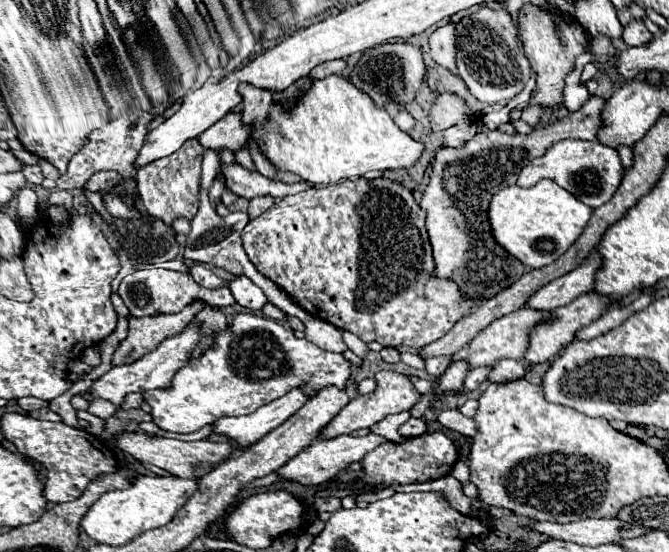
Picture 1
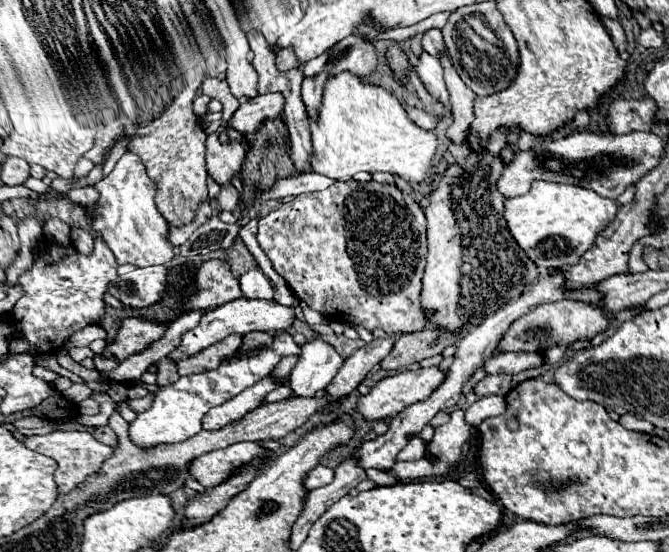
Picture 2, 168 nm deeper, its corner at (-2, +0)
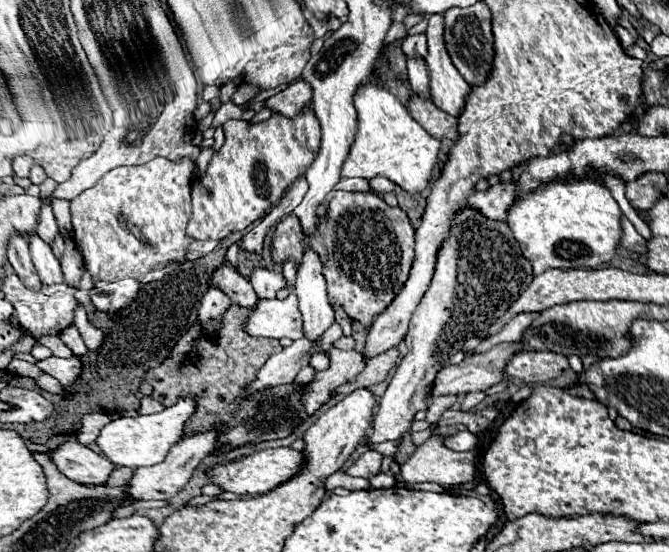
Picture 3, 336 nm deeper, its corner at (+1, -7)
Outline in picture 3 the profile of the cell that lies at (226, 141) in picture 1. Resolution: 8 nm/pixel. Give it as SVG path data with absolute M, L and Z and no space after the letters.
M298 79L296 83L292 83L286 89L268 97L266 107L272 113L282 113L284 117L296 117L306 105L310 105L310 101L312 101L310 85L302 79Z

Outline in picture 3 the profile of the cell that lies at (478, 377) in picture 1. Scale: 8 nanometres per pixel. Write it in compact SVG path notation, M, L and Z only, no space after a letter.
M518 351L504 367L508 381L546 383L568 367L566 355L552 351Z

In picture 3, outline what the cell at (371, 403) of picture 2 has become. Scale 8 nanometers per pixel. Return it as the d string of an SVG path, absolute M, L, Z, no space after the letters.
M502 343L474 357L464 357L456 367L444 367L438 371L430 397L438 395L466 395L474 391L486 391L492 385L504 381L504 365L522 349L522 343Z

